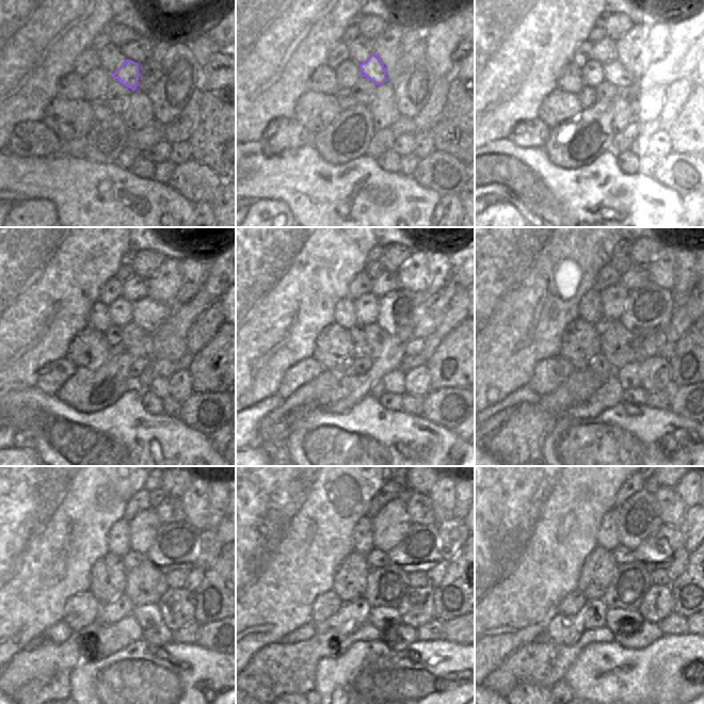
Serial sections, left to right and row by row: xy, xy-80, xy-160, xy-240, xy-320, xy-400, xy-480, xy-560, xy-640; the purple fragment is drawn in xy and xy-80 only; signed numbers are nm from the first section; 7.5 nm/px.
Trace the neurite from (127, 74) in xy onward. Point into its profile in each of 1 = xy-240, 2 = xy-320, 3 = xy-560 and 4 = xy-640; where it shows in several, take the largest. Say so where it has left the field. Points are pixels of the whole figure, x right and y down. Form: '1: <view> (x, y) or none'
1: xy-240 (148, 314)
2: xy-320 (396, 310)
3: xy-560 (421, 543)
4: xy-640 (661, 546)

